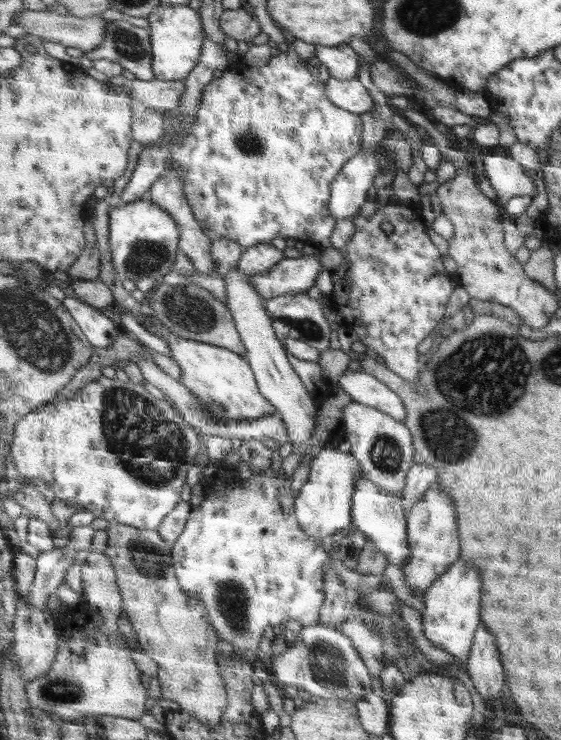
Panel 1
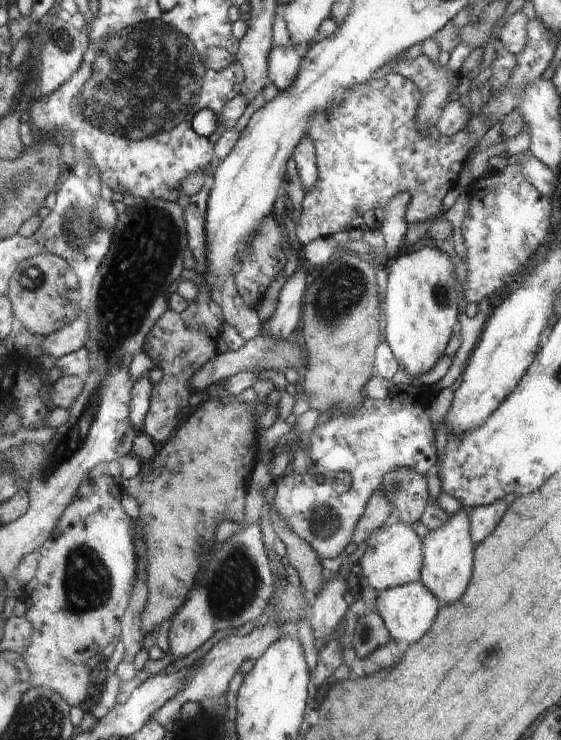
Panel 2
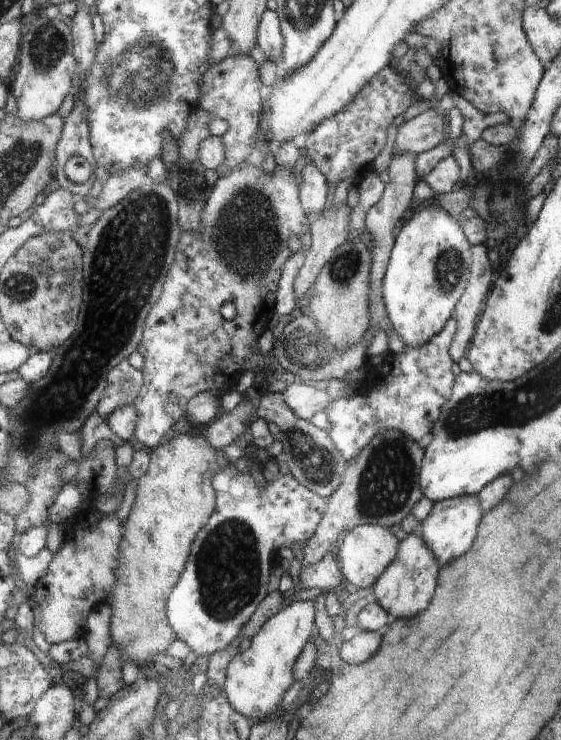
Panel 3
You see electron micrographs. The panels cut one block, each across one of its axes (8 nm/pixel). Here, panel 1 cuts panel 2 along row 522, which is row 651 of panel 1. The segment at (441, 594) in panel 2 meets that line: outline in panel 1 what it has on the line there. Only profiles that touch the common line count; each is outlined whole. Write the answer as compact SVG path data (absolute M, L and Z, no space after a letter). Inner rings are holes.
M454 562L442 577L436 578L424 592L424 610L421 612L424 636L432 646L442 648L463 664L469 657L473 638L481 624L480 594L482 582L478 578L478 570L466 562Z

